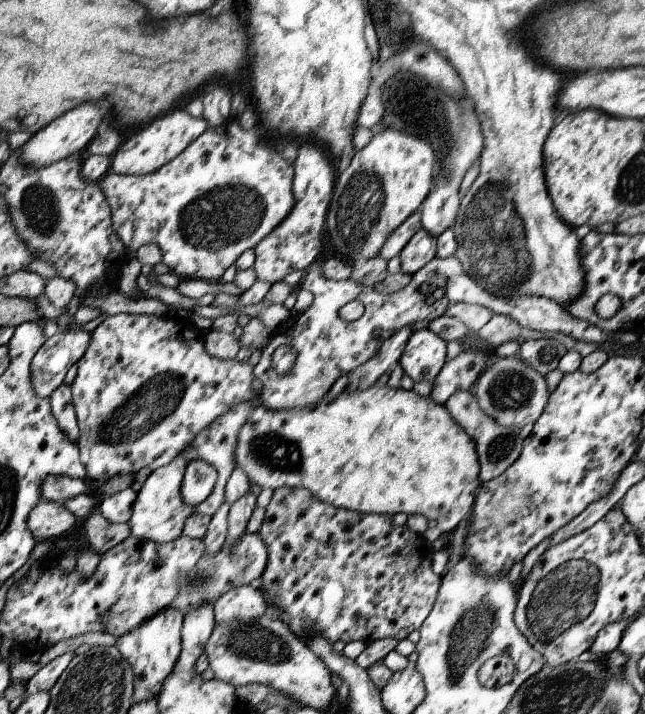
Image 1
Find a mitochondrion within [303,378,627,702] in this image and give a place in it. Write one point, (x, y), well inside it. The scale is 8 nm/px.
(564, 597)

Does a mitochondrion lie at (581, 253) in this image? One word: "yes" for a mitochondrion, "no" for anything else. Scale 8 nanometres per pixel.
no

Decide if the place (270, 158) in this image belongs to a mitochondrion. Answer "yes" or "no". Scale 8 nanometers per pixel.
no

